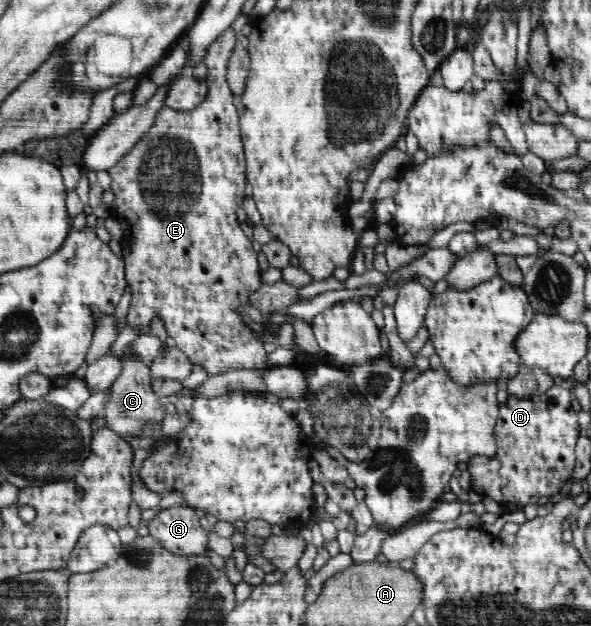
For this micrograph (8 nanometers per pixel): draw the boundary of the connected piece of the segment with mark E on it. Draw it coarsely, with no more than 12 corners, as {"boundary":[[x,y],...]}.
{"boundary":[[229,87],[164,106],[110,168],[126,326],[209,376],[267,369],[236,309],[262,286],[236,219],[247,166]]}

